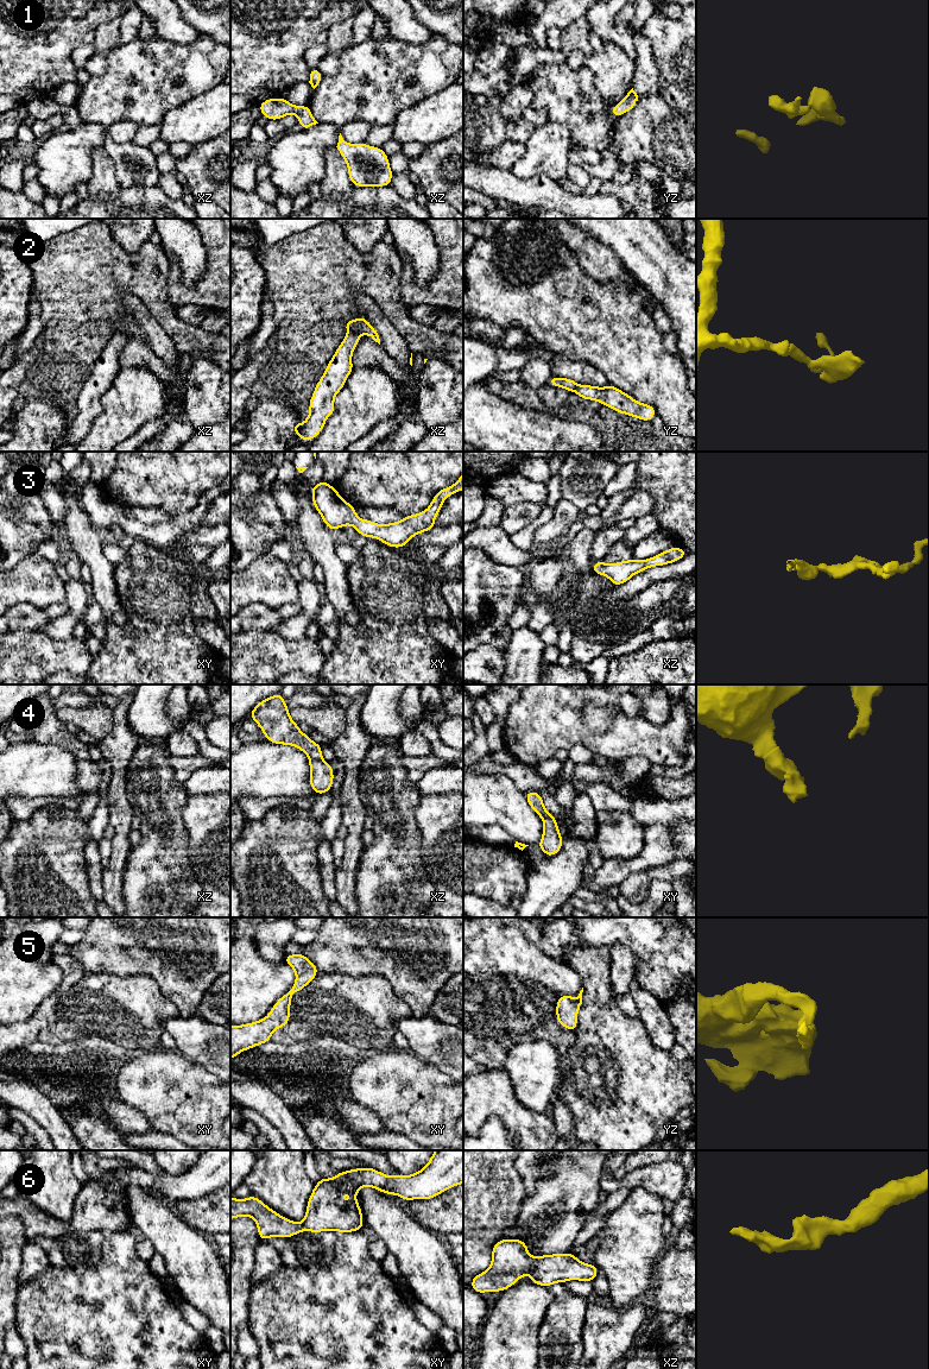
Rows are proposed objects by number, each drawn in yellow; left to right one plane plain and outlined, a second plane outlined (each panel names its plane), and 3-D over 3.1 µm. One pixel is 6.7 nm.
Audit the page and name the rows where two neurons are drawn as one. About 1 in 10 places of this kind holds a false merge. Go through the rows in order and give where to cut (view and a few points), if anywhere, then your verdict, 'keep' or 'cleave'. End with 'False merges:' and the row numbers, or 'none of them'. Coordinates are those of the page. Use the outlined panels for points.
1: no cut | keep
2: xz (348, 330), (359, 333) | cleave
3: no cut | keep
4: no cut | keep
5: no cut | keep
6: no cut | keep
False merges: 2

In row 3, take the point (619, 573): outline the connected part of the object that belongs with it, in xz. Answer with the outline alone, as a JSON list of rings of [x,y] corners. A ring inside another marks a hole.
[[[672,547],[646,560],[631,559],[613,564],[606,564],[603,560],[600,560],[593,564],[590,570],[608,578],[613,586],[619,586],[627,582],[634,574],[642,573],[647,568],[665,566],[680,561],[687,555],[687,553],[688,551],[683,548]]]

